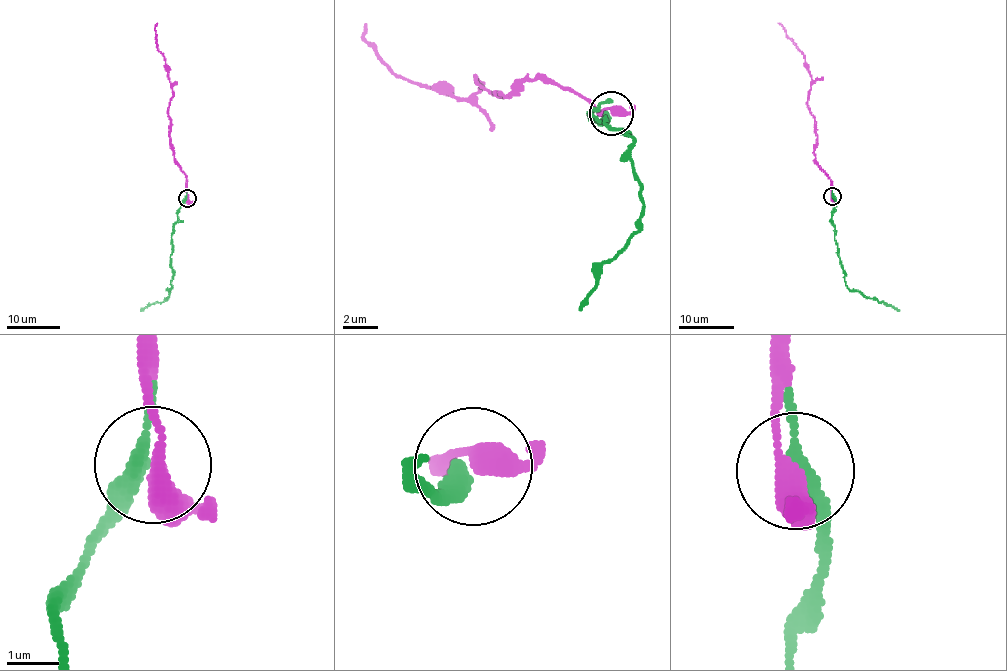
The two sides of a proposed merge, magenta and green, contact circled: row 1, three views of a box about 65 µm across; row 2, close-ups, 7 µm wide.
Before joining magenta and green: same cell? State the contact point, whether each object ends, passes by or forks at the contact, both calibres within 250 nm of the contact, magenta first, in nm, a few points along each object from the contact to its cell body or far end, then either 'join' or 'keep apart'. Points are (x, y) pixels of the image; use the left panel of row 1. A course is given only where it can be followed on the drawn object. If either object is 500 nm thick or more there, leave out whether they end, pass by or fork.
at (187, 198); magenta forks there; green passes by; 280 nm thick on the magenta side, 300 nm on the other; magenta runs (187, 198), (187, 180), (173, 153), (169, 135), (168, 115), (172, 84), (157, 46), (154, 29), (157, 23); green runs (187, 197), (172, 228), (170, 262), (173, 273), (169, 297), (140, 311); join

